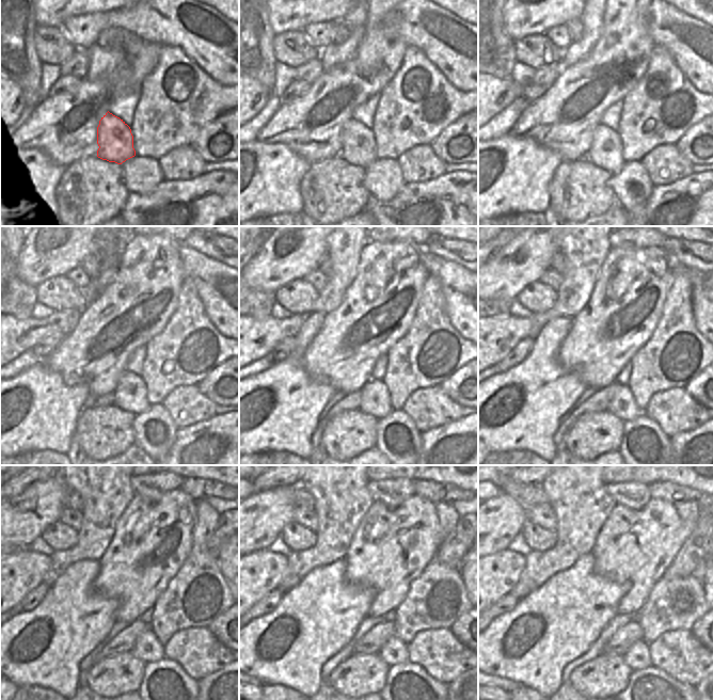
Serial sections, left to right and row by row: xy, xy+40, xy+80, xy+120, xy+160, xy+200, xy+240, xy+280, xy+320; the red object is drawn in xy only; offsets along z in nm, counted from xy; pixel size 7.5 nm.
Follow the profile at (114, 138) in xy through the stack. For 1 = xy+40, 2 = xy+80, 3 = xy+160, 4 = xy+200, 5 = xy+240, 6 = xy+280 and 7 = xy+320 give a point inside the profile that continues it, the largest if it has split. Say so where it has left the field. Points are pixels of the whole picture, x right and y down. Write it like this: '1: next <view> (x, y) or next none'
1: next xy+40 (359, 147)
2: next xy+80 (605, 152)
3: next xy+160 (375, 400)
4: next xy+200 (622, 406)
5: next xy+240 (146, 647)
6: next xy+280 (395, 651)
7: next xy+320 (637, 657)

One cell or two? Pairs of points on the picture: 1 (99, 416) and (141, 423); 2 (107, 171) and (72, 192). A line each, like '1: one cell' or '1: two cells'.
1: two cells
2: one cell

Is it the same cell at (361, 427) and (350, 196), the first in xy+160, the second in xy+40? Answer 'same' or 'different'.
same

